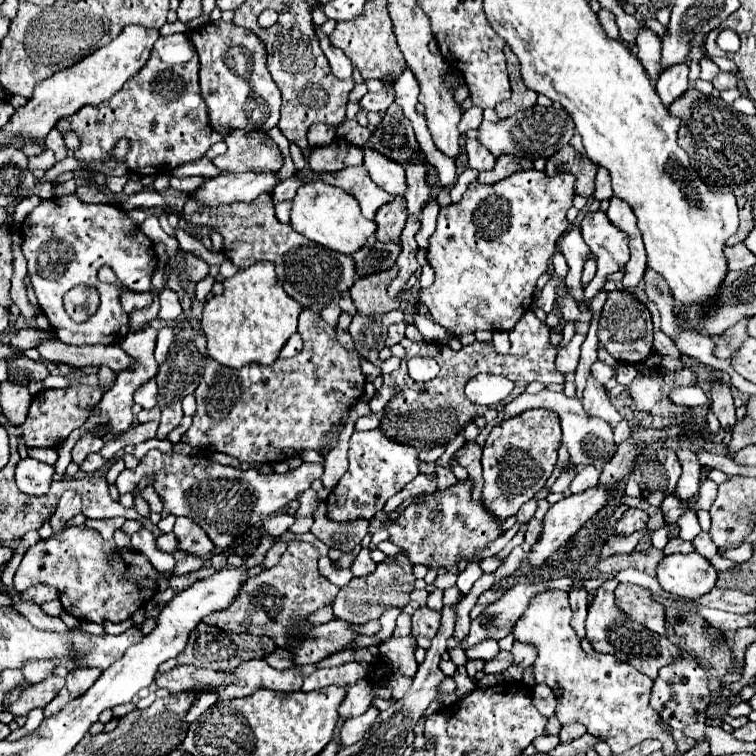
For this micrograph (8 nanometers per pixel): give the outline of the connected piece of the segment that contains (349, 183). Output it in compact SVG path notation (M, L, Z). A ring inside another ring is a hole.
M360 165L360 167L348 167L348 169L342 169L340 173L324 173L320 175L322 181L334 185L334 187L340 187L342 191L350 193L358 203L360 203L360 209L362 209L362 215L366 219L374 219L376 211L394 201L394 197L390 193L384 193L384 189L380 189L368 175L366 167Z

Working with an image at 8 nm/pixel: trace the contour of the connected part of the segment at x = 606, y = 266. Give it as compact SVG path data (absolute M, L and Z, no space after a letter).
M602 211L584 217L582 233L584 233L586 245L596 255L596 263L598 263L596 277L584 289L584 297L588 301L592 301L604 287L606 275L616 273L618 269L622 269L626 265L626 261L630 257L628 235L622 233L620 229L616 229L606 219L606 213L602 213Z

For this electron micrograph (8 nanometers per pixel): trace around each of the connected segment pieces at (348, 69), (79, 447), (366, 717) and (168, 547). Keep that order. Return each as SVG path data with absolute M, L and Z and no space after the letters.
M314 25L314 31L316 31L318 39L320 39L320 47L322 47L322 51L324 51L326 59L328 59L328 63L330 63L330 67L332 67L332 73L334 73L336 77L348 79L348 77L352 75L352 63L350 63L350 59L348 59L340 49L336 49L336 47L330 43L328 35L322 33L322 29L320 29L318 25Z
M96 429L88 431L88 433L82 435L80 441L76 443L76 447L74 447L74 451L72 451L72 461L74 461L76 465L80 465L80 463L86 459L88 453L102 449L102 439L96 437L94 433L96 433Z
M370 707L364 715L346 719L344 725L342 725L342 729L340 729L340 733L338 733L338 741L340 741L340 745L342 745L342 747L348 747L348 745L360 741L360 737L364 737L364 733L368 731L370 723L378 717L378 713L380 713L378 709Z
M170 533L160 535L160 537L156 539L156 543L158 543L158 549L172 553L172 555L174 555L174 559L184 559L184 557L186 557L184 553L180 553L180 551L176 549L176 537L172 537Z

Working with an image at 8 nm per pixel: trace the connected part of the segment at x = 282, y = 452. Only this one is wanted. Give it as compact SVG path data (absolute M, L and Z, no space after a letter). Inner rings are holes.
M304 309L302 315L300 315L300 325L298 325L298 333L302 335L304 339L304 347L298 355L290 357L290 359L276 359L274 365L270 367L262 367L262 365L248 365L248 367L242 367L238 371L234 369L228 369L224 365L216 365L216 361L208 359L208 365L206 365L206 373L196 389L196 413L194 413L194 421L190 425L190 429L182 435L182 443L188 443L190 447L194 449L204 449L204 451L220 451L220 453L226 453L226 455L232 455L236 457L238 461L244 461L244 463L274 463L274 461L284 461L284 459L290 459L294 455L300 455L304 449L318 449L320 447L320 441L322 437L326 435L326 431L338 423L338 421L346 421L348 419L348 409L350 409L350 403L358 397L362 397L364 393L364 375L360 371L360 357L356 351L346 351L338 339L336 339L336 333L334 333L334 327L330 327L326 321L320 321L320 315L312 309Z

